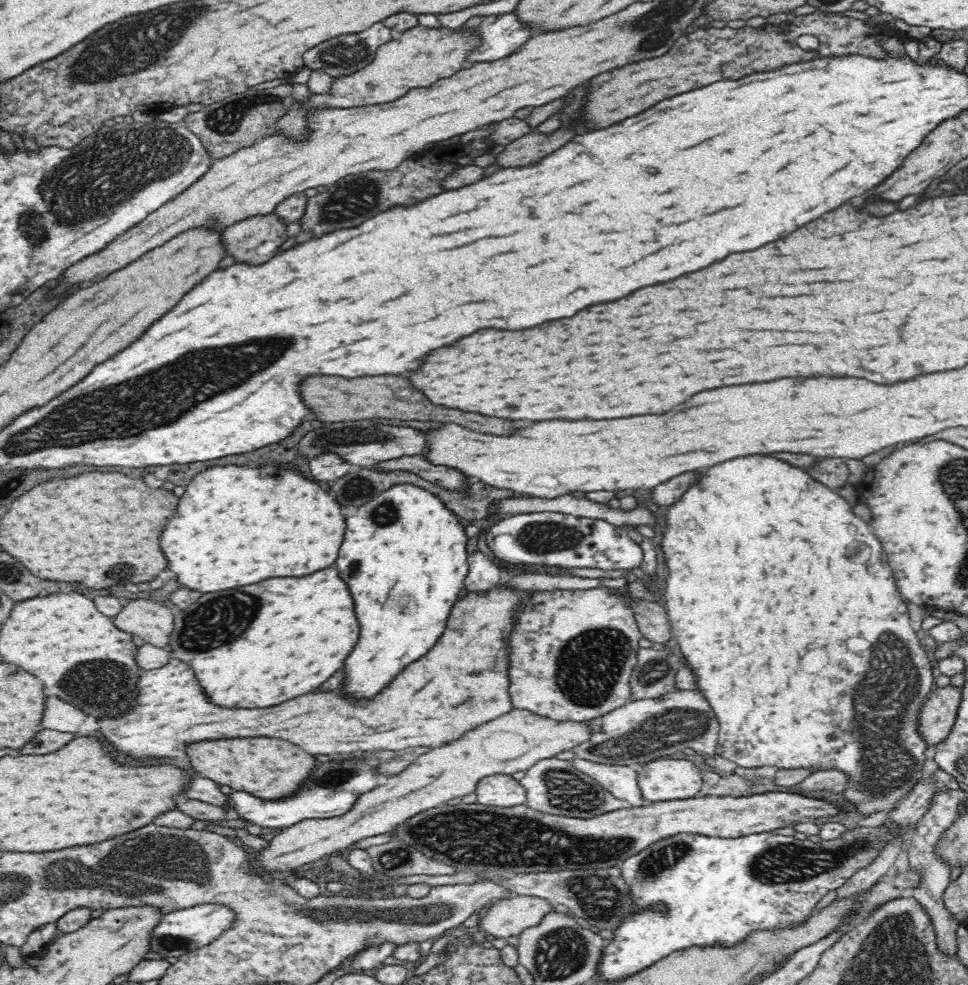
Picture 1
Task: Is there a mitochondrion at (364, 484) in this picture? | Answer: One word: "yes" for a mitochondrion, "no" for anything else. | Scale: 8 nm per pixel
yes

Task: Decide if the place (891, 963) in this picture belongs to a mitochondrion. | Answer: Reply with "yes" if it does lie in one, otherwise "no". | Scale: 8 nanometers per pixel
yes

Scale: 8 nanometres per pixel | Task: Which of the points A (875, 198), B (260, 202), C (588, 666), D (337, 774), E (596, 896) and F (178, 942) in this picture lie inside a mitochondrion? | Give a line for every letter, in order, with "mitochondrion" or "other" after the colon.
A: other
B: other
C: mitochondrion
D: mitochondrion
E: mitochondrion
F: mitochondrion

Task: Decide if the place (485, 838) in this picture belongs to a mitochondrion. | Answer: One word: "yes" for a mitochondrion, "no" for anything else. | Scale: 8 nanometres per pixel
yes

